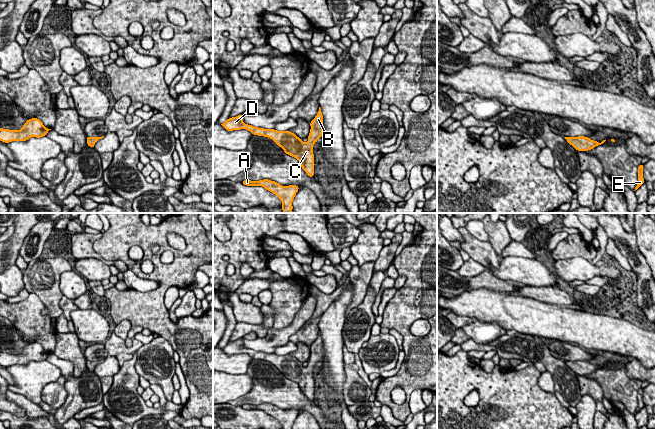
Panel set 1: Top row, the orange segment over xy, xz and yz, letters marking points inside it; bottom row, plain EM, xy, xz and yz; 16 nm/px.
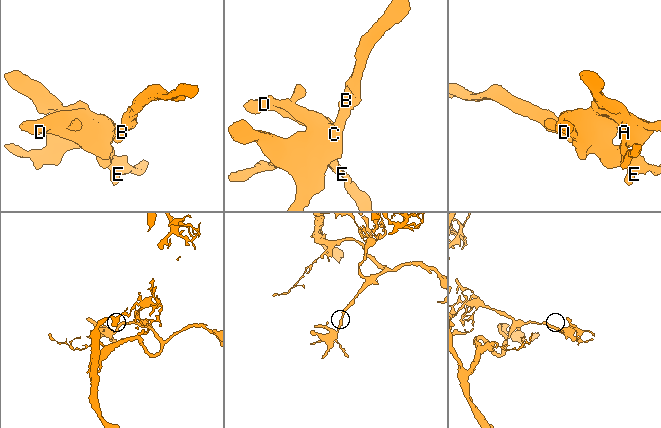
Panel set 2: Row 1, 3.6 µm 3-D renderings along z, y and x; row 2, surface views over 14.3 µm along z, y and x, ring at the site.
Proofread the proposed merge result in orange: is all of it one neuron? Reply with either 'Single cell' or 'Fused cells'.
Single cell

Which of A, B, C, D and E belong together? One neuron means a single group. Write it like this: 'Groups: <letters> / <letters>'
Groups: A B C D E

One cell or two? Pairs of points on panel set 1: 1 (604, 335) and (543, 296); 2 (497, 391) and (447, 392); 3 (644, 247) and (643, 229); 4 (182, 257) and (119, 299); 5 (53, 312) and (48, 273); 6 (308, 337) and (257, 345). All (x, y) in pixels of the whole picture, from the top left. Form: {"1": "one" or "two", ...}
{"1": "two", "2": "one", "3": "one", "4": "one", "5": "one", "6": "two"}

